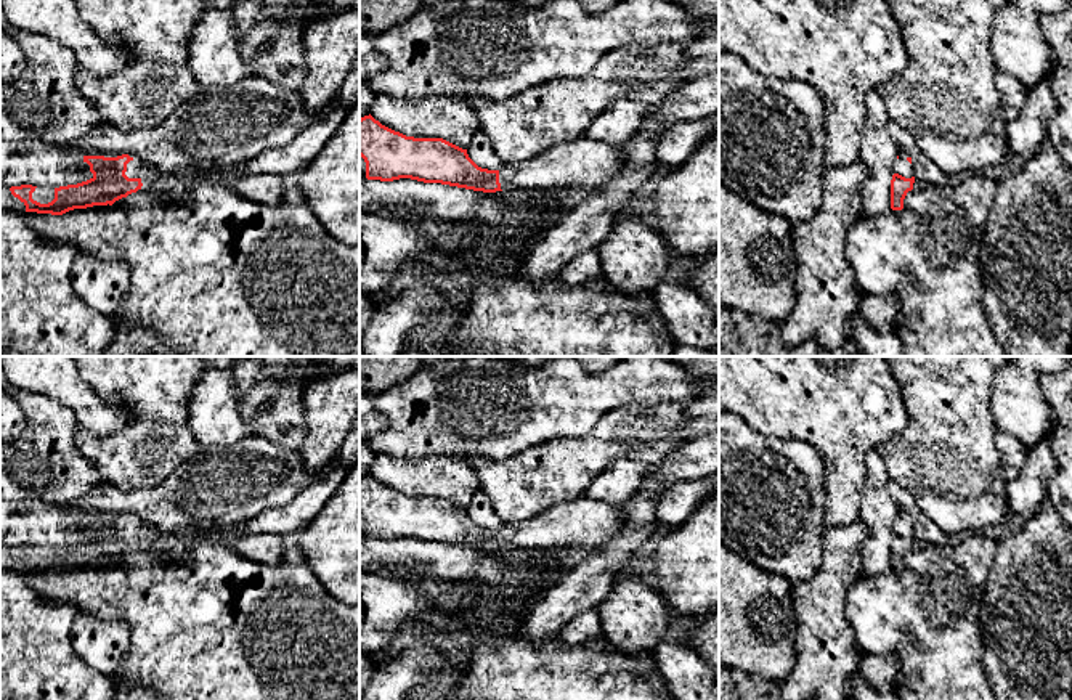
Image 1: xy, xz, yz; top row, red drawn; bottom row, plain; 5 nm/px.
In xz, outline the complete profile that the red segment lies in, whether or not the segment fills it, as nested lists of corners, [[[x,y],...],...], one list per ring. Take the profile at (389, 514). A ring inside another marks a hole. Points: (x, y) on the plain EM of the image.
[[[371,474],[359,478],[359,515],[366,522],[367,539],[411,538],[483,552],[558,546],[594,549],[621,536],[626,528],[621,506],[581,496],[523,522],[488,530],[478,527],[467,509],[443,498],[406,496]]]

